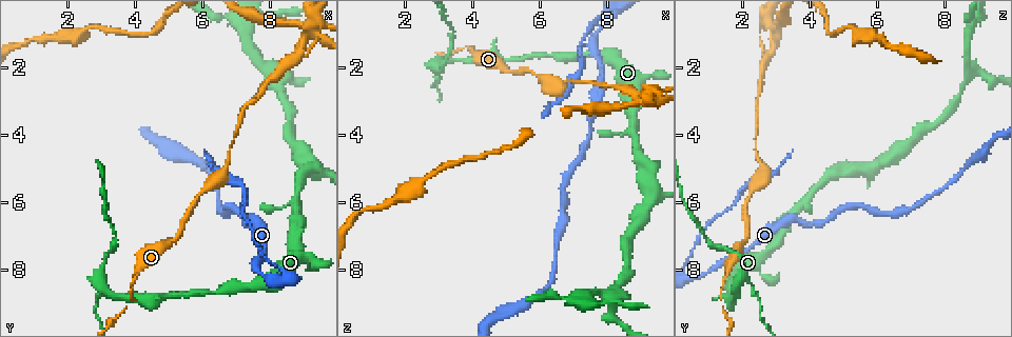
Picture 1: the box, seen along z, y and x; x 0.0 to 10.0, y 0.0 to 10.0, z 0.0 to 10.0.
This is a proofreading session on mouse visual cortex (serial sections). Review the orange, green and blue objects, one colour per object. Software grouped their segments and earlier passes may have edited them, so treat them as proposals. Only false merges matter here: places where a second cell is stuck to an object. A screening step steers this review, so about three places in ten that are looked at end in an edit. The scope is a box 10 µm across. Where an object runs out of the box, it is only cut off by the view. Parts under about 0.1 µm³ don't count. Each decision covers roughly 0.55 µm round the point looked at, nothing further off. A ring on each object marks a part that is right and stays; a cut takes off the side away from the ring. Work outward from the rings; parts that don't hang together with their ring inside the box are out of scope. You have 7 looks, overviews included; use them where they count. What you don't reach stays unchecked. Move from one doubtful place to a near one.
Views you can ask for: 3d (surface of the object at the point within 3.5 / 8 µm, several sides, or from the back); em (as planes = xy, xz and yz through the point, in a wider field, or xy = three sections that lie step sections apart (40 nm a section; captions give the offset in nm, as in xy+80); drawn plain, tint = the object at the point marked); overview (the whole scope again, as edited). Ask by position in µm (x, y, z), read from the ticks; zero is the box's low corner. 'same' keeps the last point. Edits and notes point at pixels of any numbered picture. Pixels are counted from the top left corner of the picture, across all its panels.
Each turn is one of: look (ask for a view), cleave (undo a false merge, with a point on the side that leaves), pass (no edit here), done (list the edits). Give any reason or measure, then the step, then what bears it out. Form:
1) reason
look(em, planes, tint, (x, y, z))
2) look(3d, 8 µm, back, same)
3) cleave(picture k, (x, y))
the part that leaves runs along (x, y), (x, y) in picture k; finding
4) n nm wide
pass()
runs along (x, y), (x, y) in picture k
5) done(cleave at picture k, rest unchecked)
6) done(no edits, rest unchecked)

three-way junction
look(3d, 3.5 µm, (3.05, 8.20, 1.95))

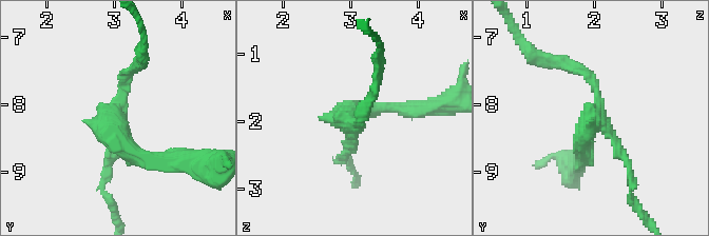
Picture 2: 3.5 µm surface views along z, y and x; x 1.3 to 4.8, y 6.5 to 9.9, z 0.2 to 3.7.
now the EM
look(em, xy, step 5, tint, (3.00, 8.20, 2.00))

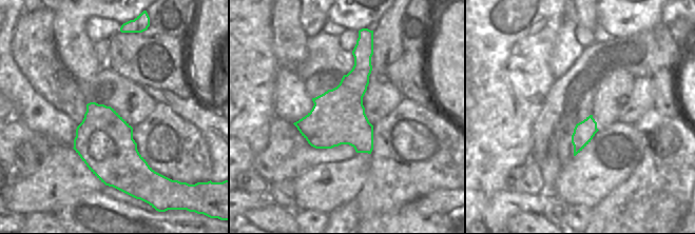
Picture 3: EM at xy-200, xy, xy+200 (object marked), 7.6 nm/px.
arms of 150, 150, 200 nm
pass()
runs along (156, 158), (114, 133), (137, 64) in picture 2; all the same cell

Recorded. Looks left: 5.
sharp bend
look(3d, 3.5 µm, (9.20, 0.95, 2.90))

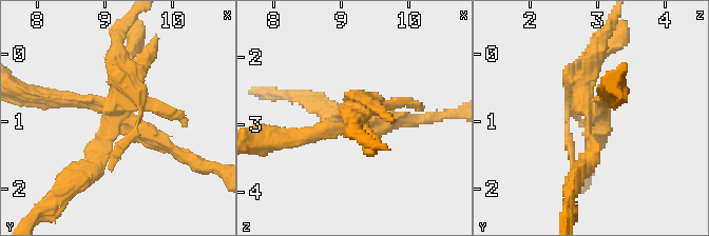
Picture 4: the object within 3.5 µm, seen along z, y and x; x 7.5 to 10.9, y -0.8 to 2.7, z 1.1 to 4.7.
look(em, xy, step 1, tint, (9.20, 0.90, 2.95))

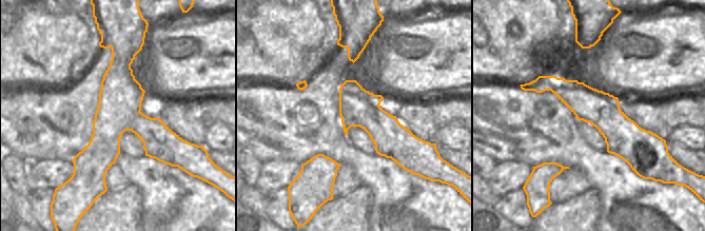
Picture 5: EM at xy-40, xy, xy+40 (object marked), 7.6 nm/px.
look(em, xy, step 5, tint, same)

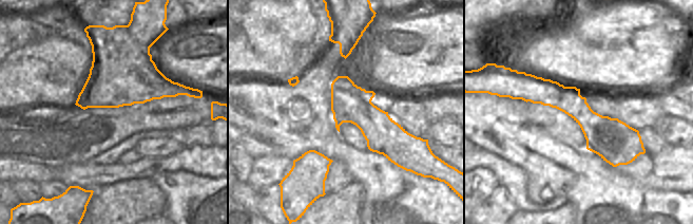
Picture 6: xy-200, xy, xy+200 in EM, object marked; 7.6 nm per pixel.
cleave(picture 4, (74, 99))
the part that leaves runs along (344, 129), (266, 142) in picture 4; a second cell is stuck on

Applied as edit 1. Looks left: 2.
three arms meet
look(3d, 3.5 µm, (7.30, 0.75, 8.75))

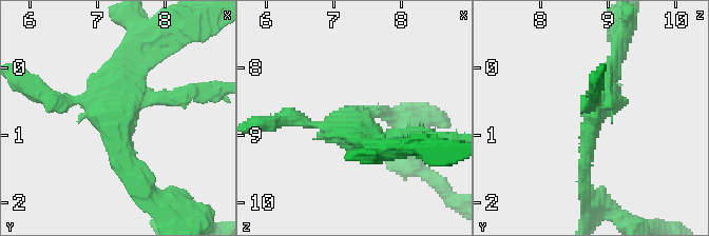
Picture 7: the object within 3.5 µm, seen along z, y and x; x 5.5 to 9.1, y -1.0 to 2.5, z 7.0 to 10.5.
need the tissue
look(em, planes, tint, (7.35, 0.70, 8.80))

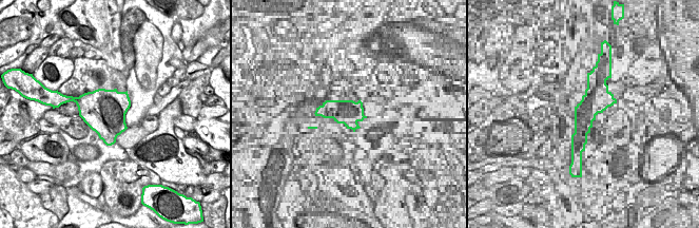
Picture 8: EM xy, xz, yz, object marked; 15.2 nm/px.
650 nm wide
pass()
runs along (129, 178), (119, 111), (177, 92) in picture 7; continuous, no second cell

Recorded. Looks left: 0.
done(cleave at picture 4, rest unchecked)

